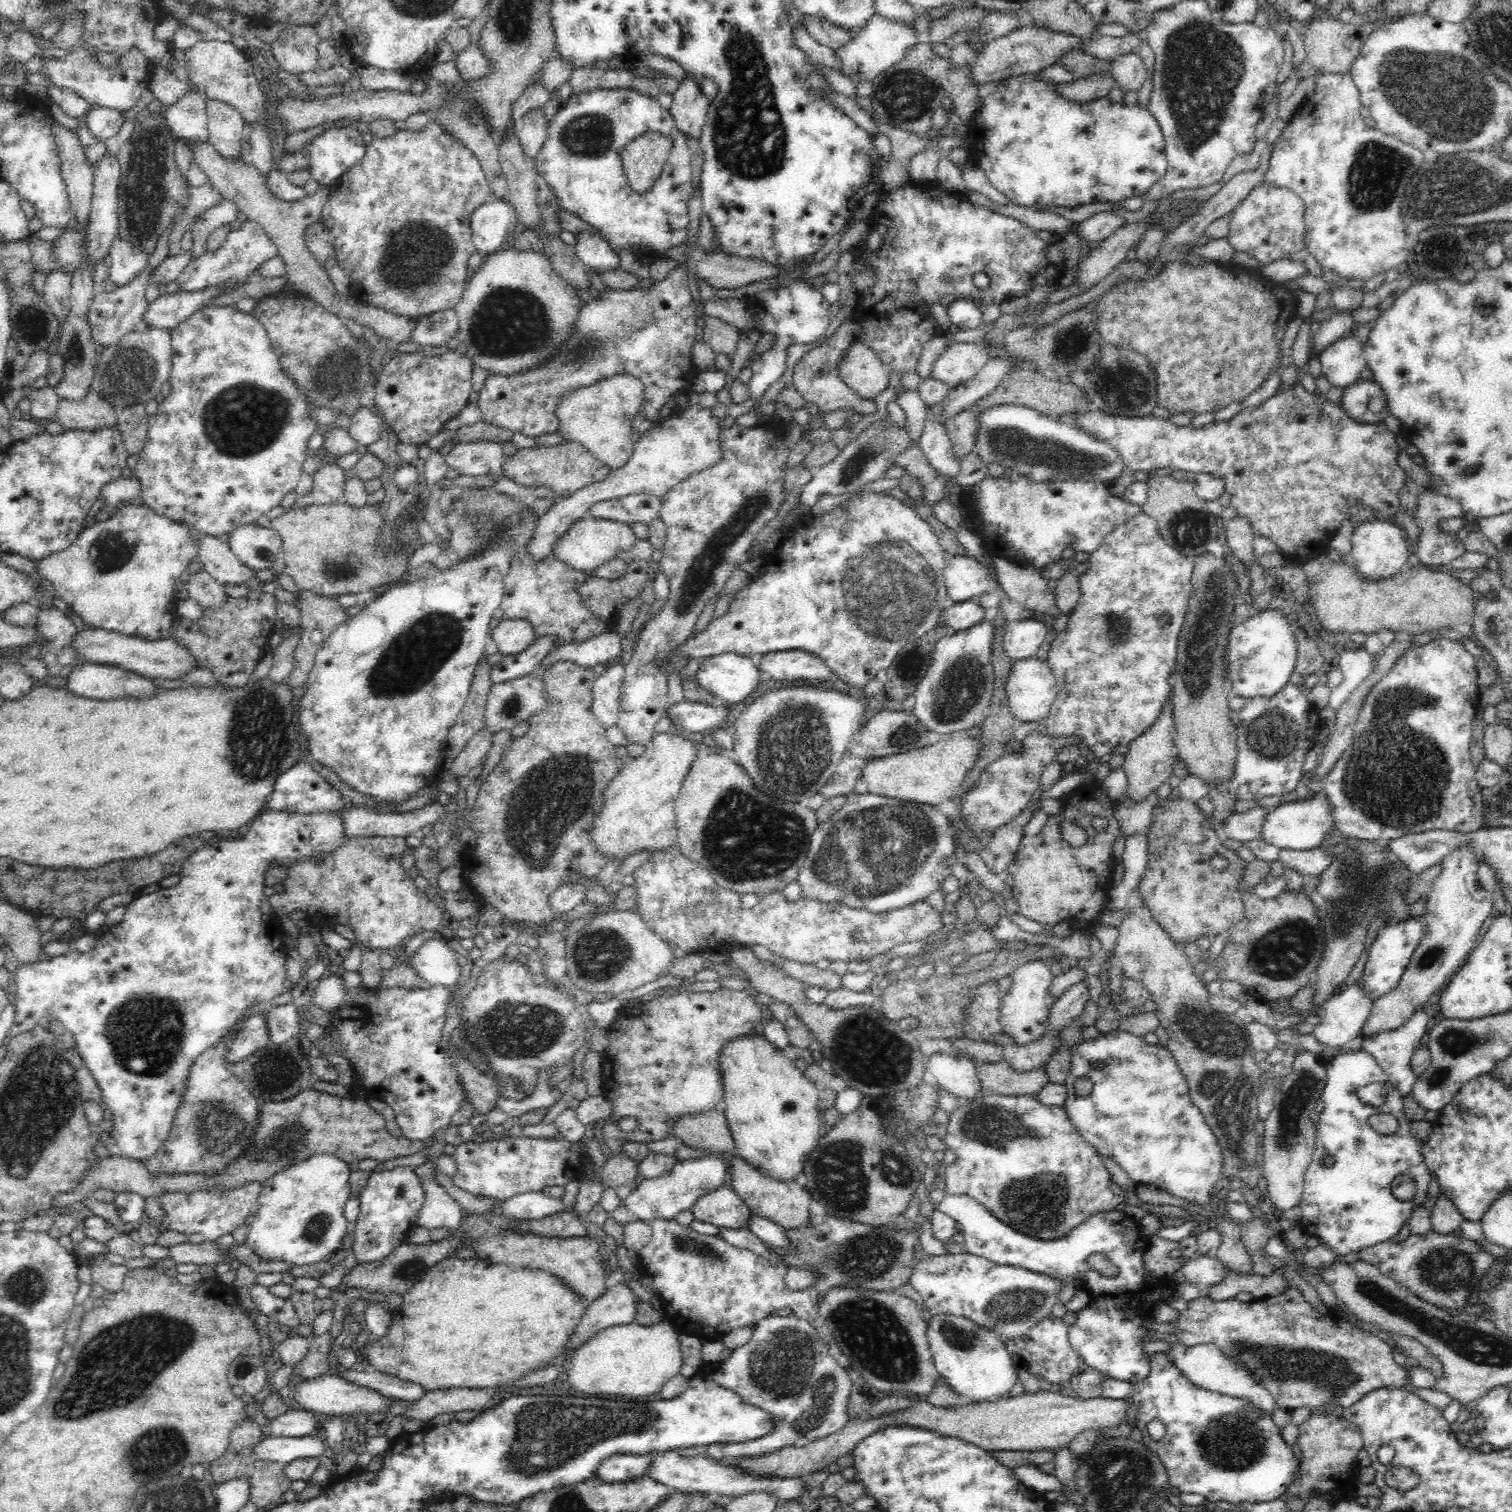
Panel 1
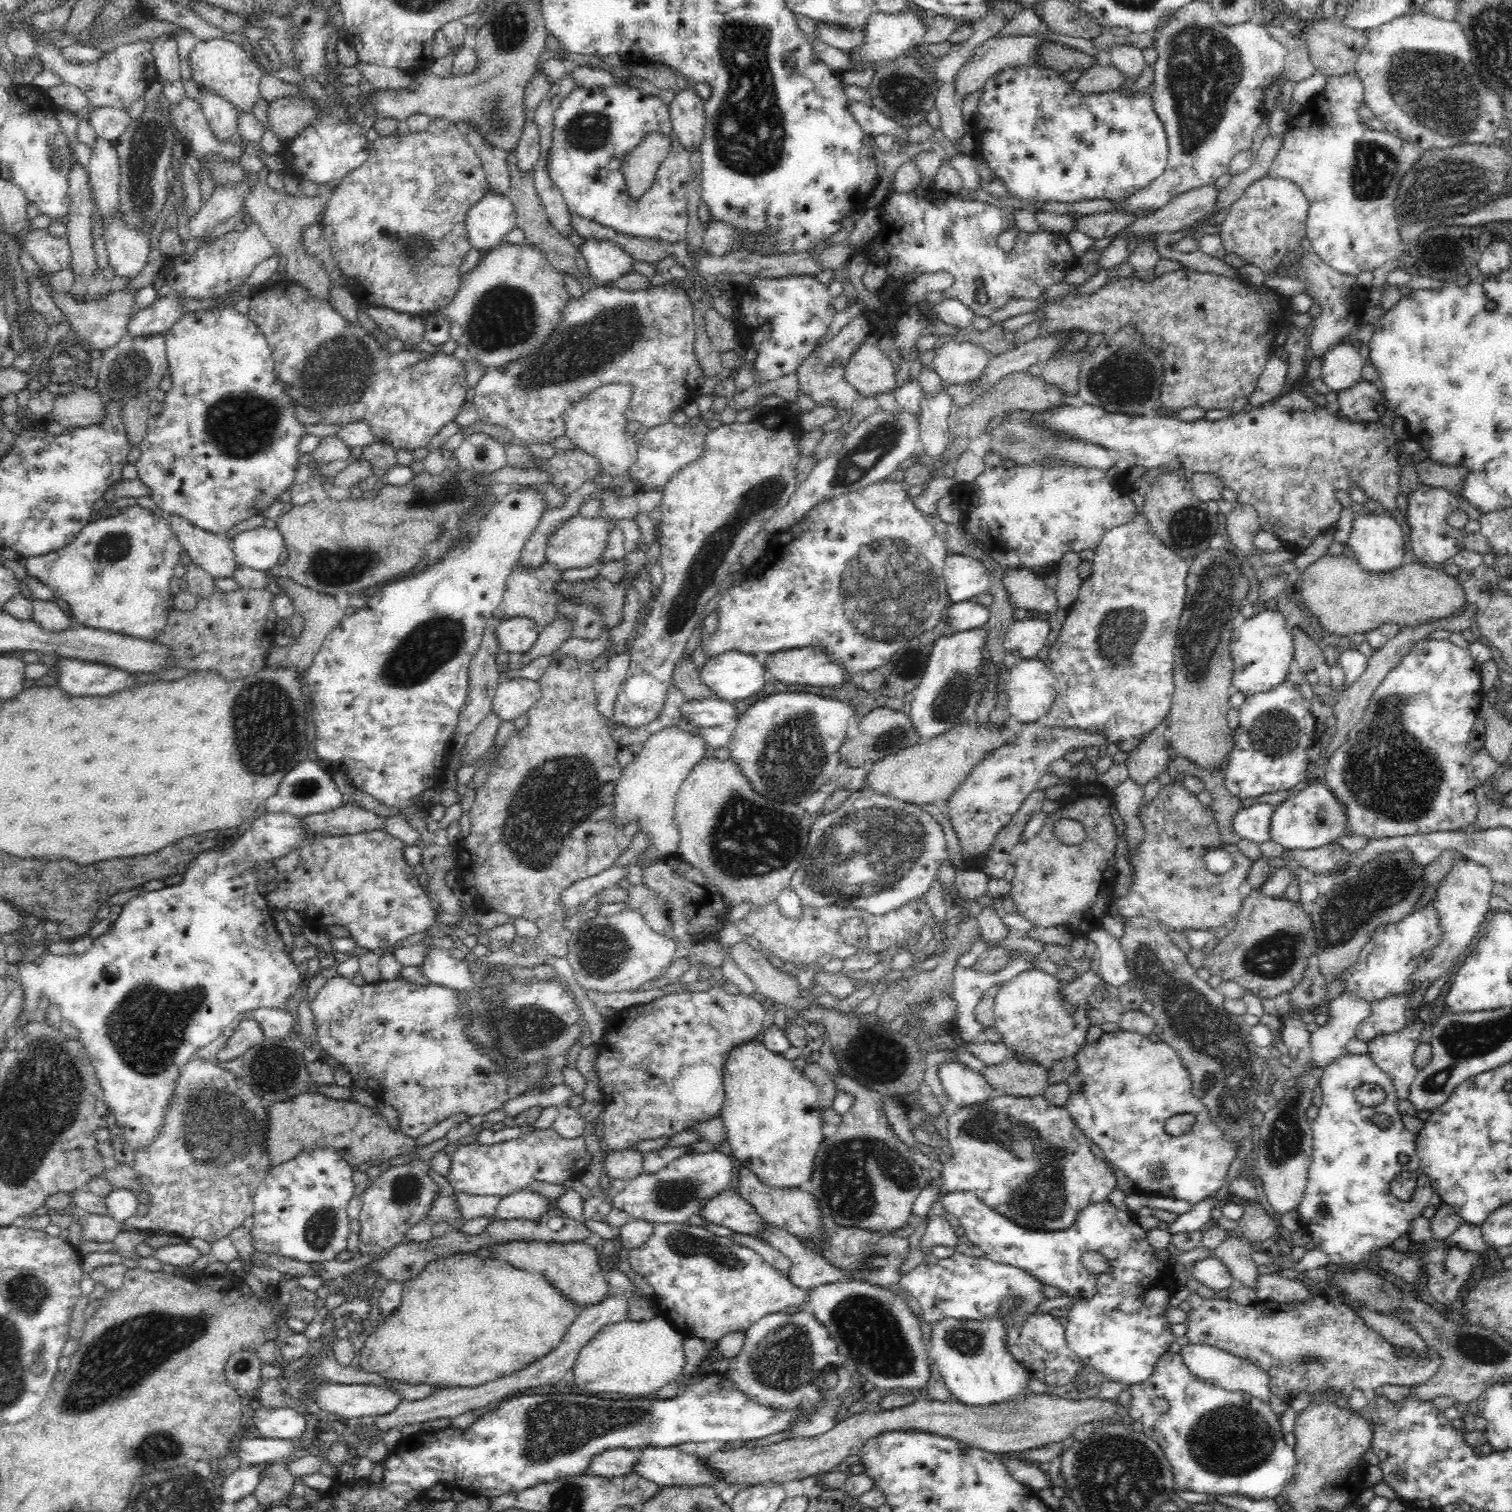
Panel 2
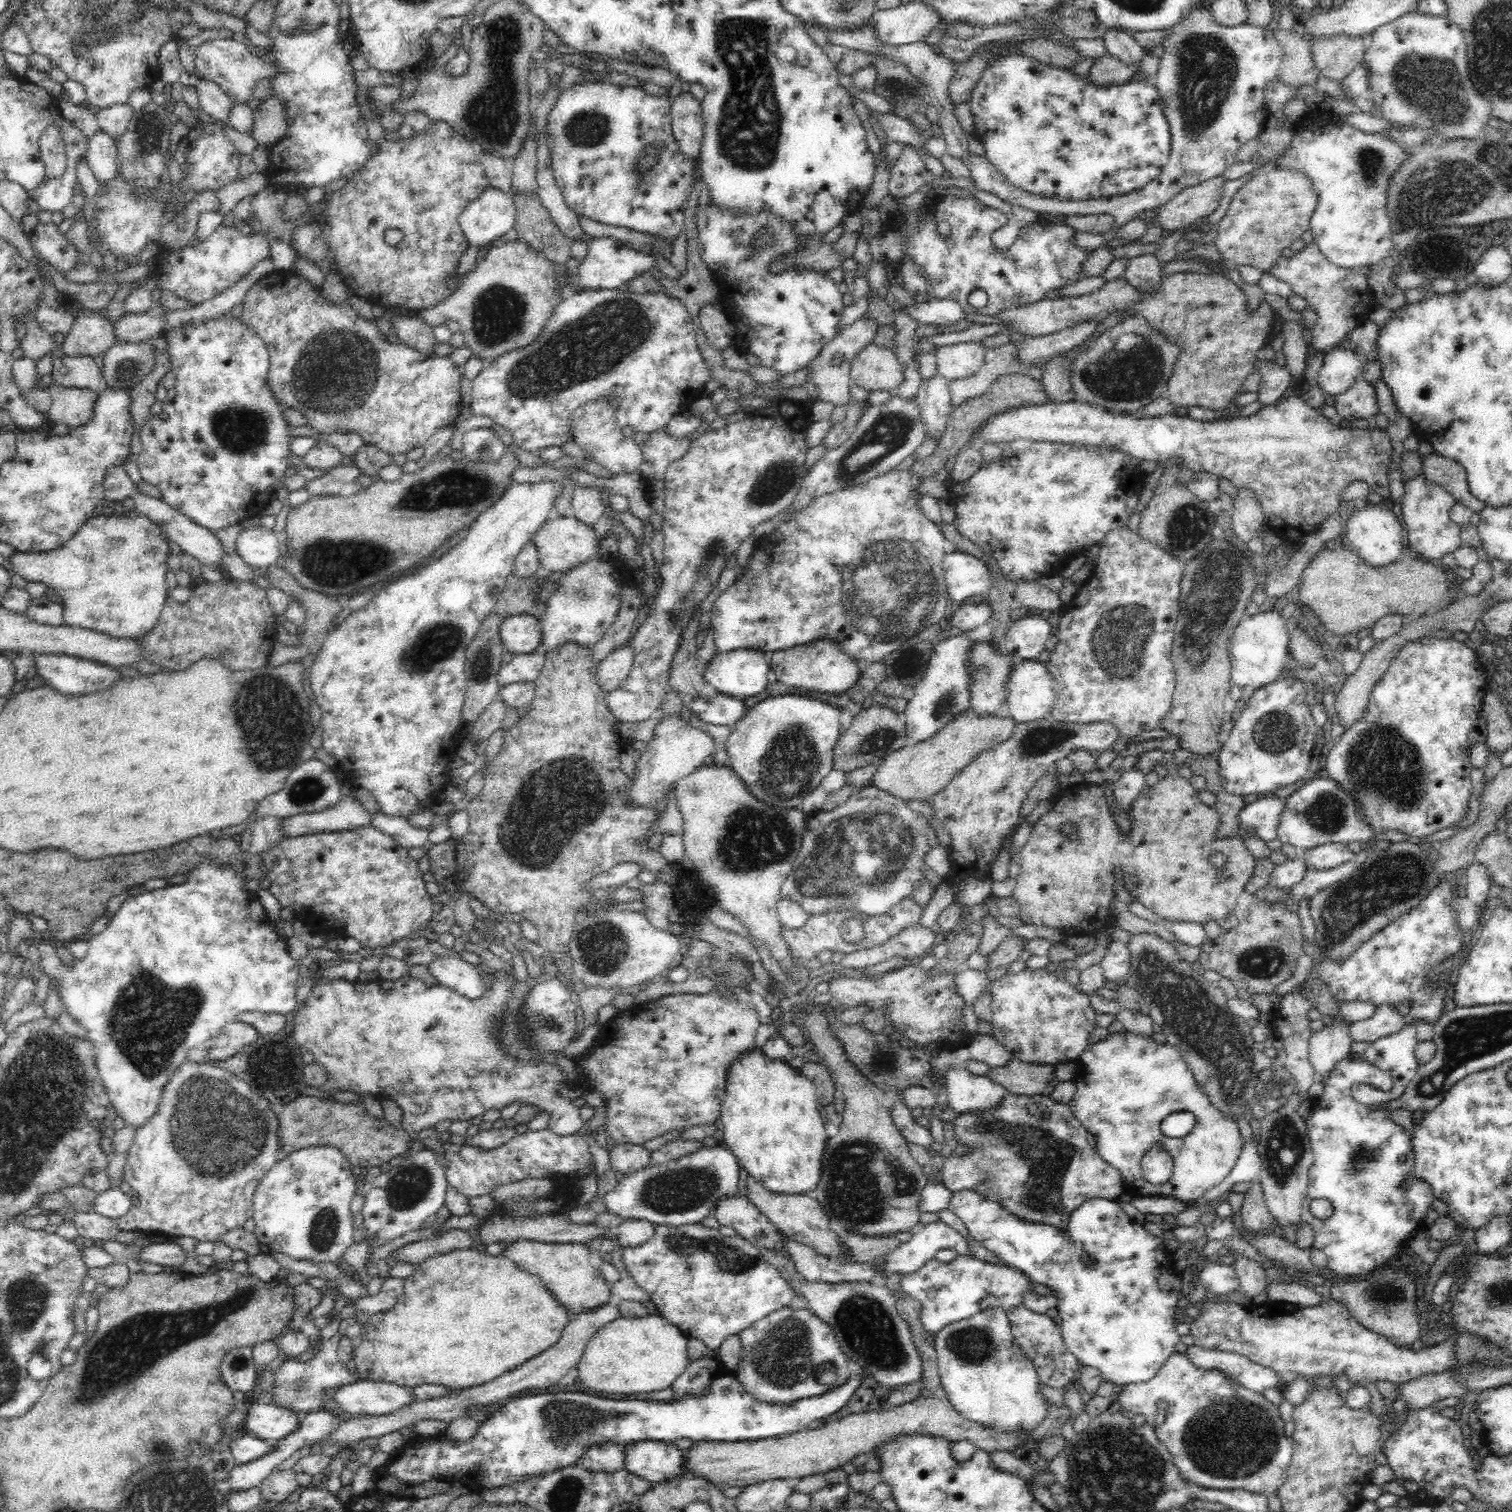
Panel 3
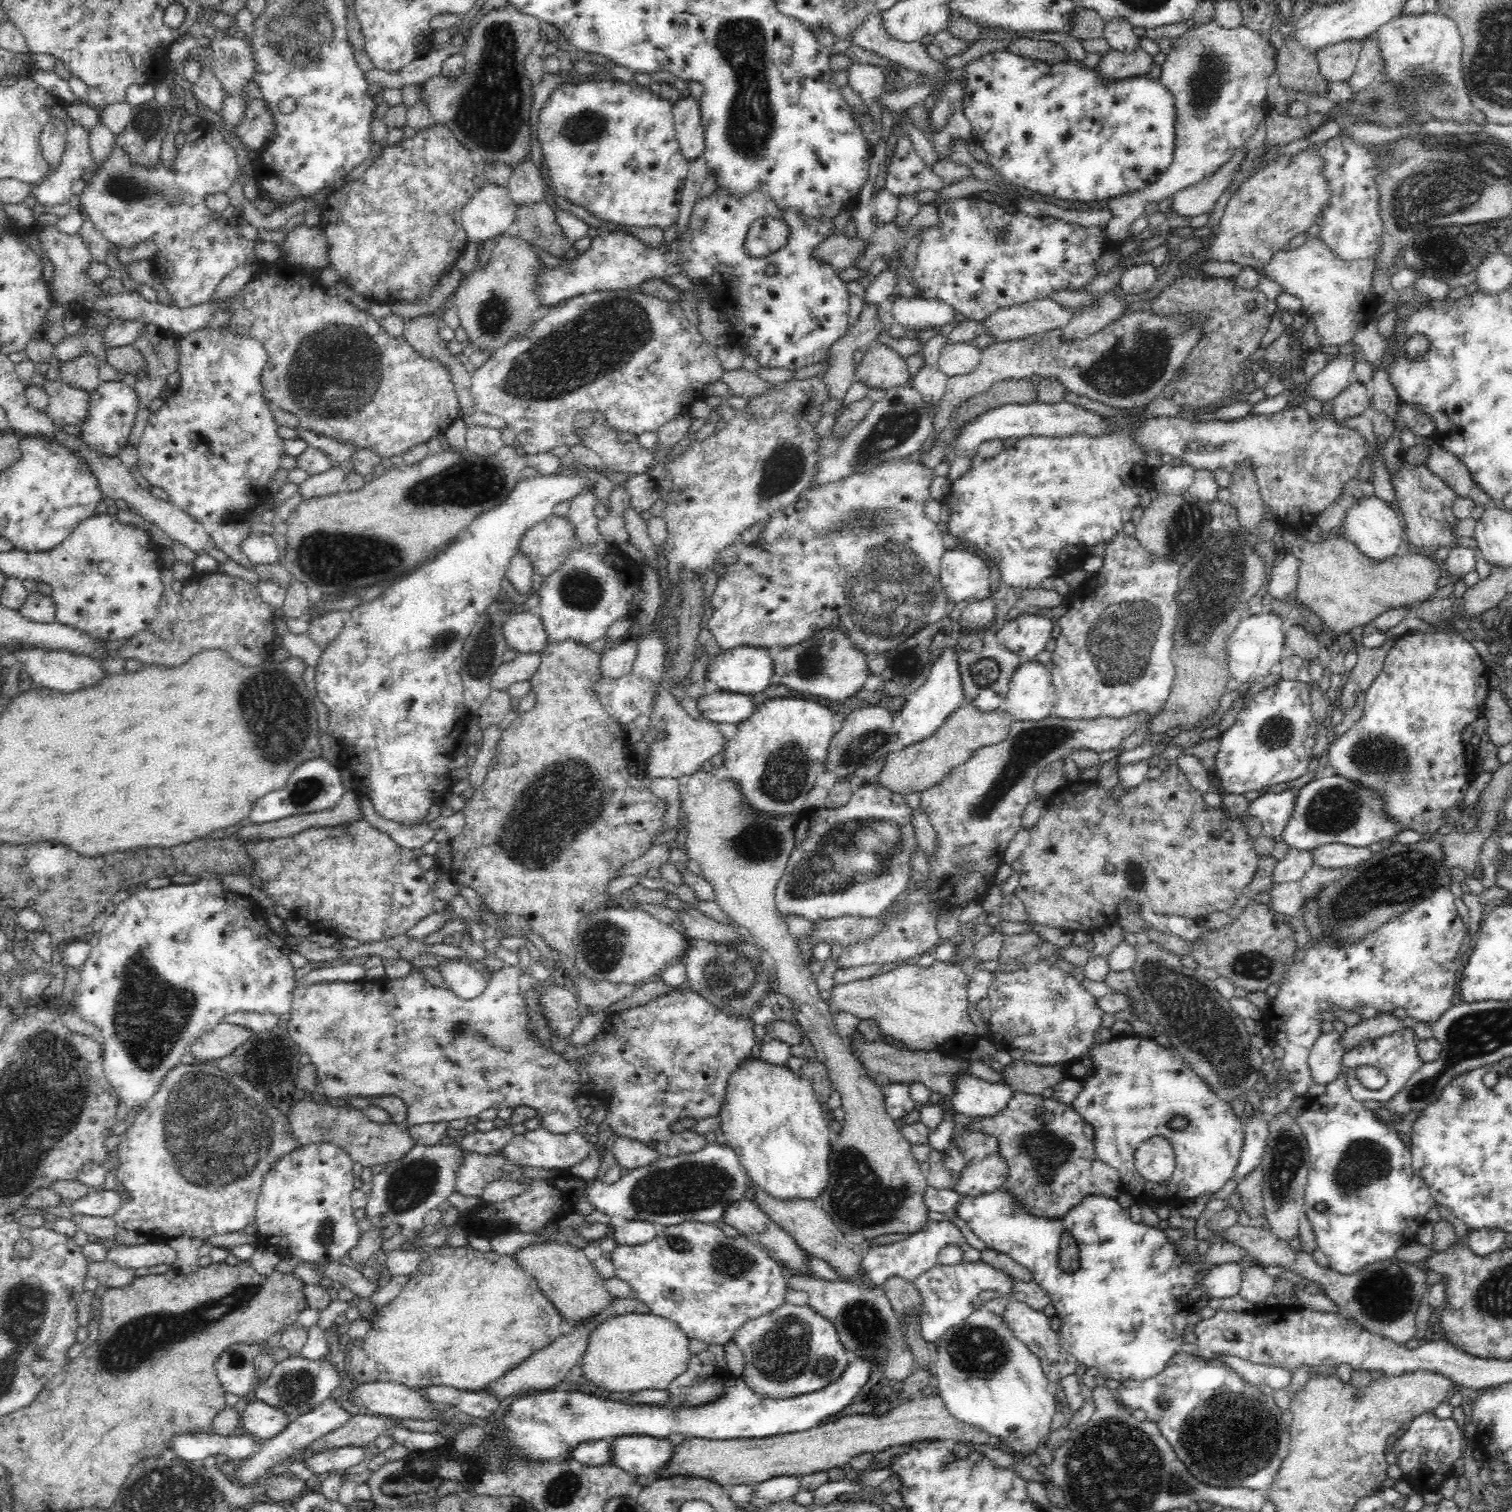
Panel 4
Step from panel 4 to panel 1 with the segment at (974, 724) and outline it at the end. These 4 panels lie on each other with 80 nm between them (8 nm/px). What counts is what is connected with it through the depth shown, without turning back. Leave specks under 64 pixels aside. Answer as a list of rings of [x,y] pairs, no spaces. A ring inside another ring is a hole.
[[[965,733],[946,736],[941,742],[925,746],[902,754],[893,754],[867,761],[860,770],[860,779],[868,784],[868,794],[884,796],[900,802],[911,801],[934,805],[944,815],[954,813],[952,798],[967,777],[968,771],[974,766],[980,740],[972,739]]]

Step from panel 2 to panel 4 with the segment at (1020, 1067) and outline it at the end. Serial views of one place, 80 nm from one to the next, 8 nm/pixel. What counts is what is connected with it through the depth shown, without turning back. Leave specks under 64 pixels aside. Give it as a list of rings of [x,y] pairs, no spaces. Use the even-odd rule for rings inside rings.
[[[1013,1059],[1010,1064],[996,1070],[1001,1083],[1012,1087],[1013,1092],[1041,1095],[1046,1088],[1054,1087],[1062,1080],[1065,1064],[1036,1065],[1030,1061]]]

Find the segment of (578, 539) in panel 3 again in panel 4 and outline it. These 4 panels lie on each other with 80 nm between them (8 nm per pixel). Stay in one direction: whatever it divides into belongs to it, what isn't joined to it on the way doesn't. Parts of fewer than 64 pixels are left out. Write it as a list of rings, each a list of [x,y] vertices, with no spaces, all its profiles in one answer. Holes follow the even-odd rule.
[[[552,514],[523,534],[519,552],[531,560],[533,572],[547,577],[559,569],[570,551],[577,549],[576,539],[570,519]]]

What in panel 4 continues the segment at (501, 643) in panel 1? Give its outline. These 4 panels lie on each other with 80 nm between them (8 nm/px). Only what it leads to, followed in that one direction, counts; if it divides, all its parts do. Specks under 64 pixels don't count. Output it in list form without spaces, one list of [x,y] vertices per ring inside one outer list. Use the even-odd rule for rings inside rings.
[[[529,611],[509,615],[501,632],[506,646],[517,653],[541,652],[548,643],[541,618]]]

